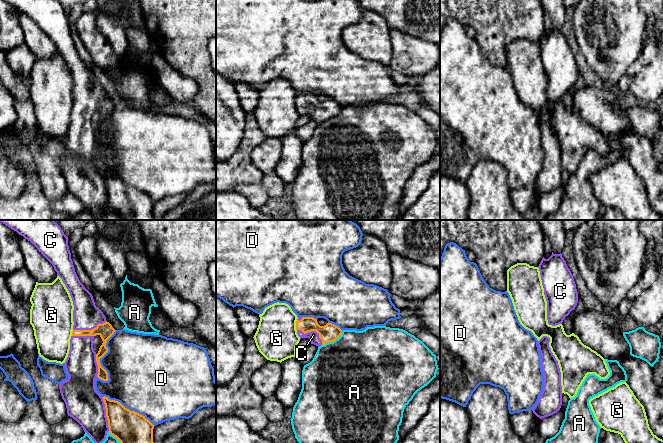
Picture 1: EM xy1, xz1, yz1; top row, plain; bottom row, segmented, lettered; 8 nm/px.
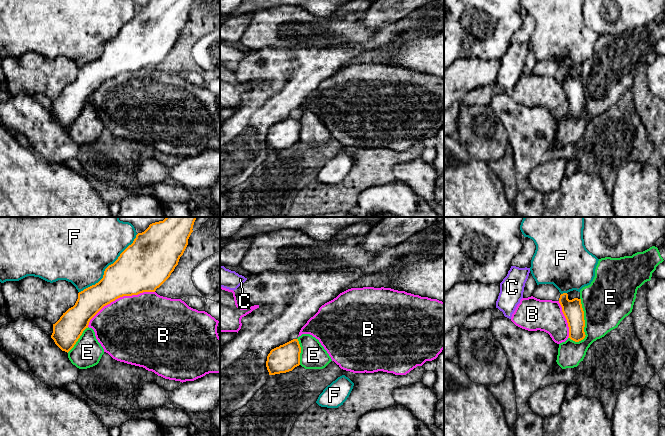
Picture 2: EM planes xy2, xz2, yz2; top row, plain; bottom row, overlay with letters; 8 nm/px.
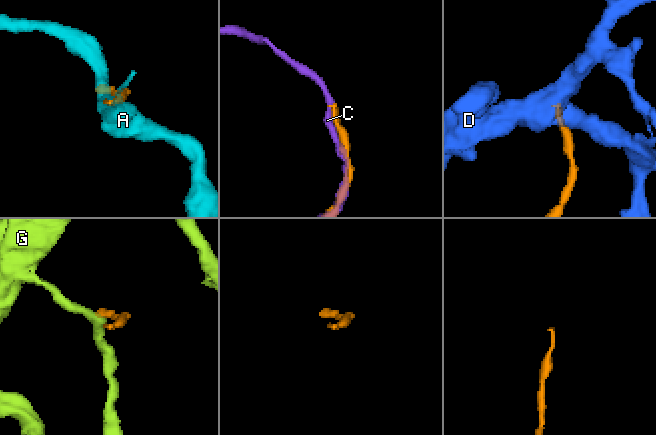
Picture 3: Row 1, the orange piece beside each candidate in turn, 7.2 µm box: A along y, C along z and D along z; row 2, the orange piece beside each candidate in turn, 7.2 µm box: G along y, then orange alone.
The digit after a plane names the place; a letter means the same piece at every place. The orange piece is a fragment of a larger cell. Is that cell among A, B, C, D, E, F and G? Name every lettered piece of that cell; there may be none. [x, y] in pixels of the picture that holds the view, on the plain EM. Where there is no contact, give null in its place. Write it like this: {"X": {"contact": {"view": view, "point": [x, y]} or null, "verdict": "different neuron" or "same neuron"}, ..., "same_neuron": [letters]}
{"A": {"contact": {"view": "xz1", "point": [333, 116]}, "verdict": "different neuron"}, "B": {"contact": {"view": "xy2", "point": [119, 73]}, "verdict": "different neuron"}, "C": {"contact": {"view": "xy1", "point": [89, 106]}, "verdict": "same neuron"}, "D": {"contact": {"view": "xy1", "point": [102, 132]}, "verdict": "different neuron"}, "E": {"contact": {"view": "yz2", "point": [584, 98]}, "verdict": "different neuron"}, "F": {"contact": {"view": "xy2", "point": [107, 43]}, "verdict": "different neuron"}, "G": {"contact": {"view": "xz1", "point": [296, 101]}, "verdict": "different neuron"}, "same_neuron": ["C"]}

